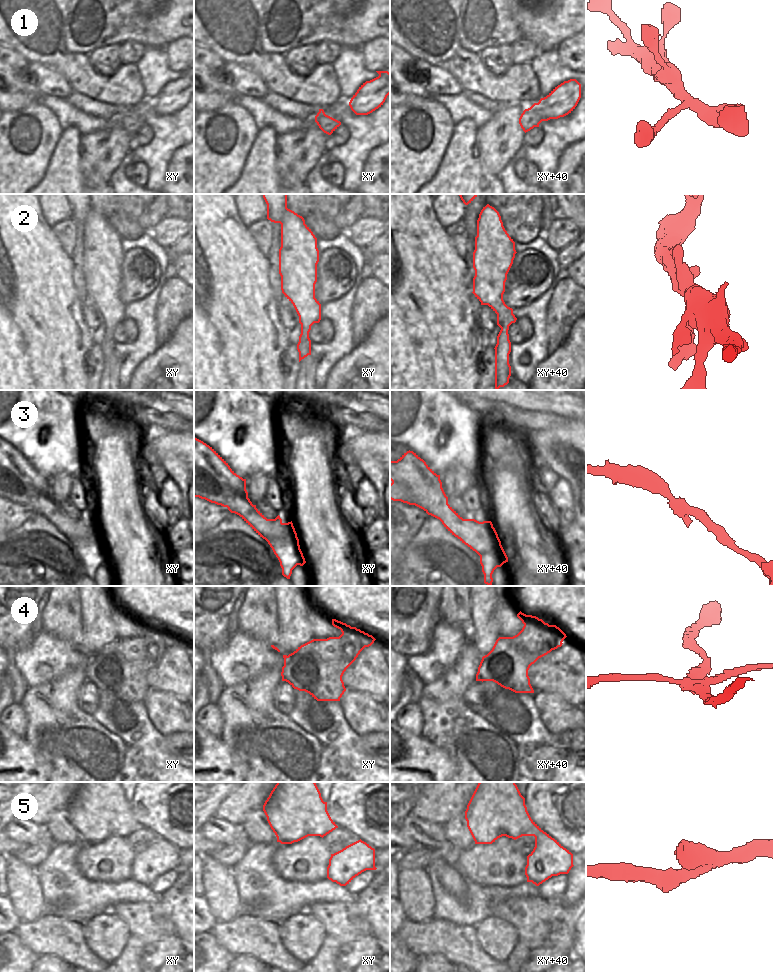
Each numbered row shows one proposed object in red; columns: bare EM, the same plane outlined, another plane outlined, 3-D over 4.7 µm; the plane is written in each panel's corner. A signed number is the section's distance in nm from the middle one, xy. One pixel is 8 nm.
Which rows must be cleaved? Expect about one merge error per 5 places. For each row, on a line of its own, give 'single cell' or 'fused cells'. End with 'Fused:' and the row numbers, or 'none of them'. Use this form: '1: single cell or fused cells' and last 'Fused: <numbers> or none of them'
1: single cell
2: single cell
3: single cell
4: fused cells
5: single cell
Fused: 4

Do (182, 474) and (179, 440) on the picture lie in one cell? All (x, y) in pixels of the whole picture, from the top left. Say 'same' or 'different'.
same

